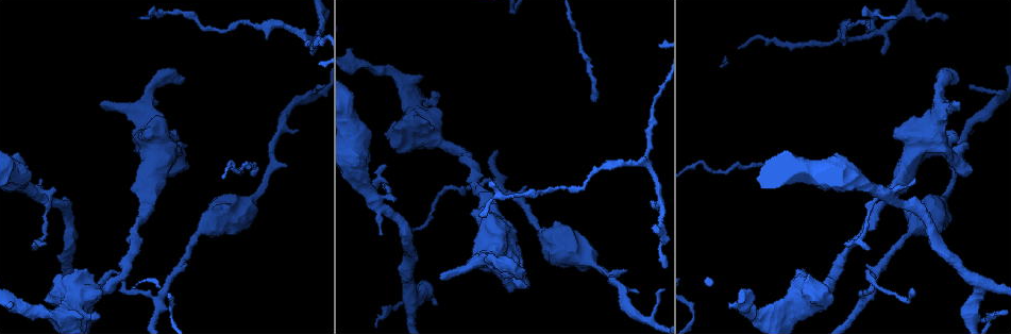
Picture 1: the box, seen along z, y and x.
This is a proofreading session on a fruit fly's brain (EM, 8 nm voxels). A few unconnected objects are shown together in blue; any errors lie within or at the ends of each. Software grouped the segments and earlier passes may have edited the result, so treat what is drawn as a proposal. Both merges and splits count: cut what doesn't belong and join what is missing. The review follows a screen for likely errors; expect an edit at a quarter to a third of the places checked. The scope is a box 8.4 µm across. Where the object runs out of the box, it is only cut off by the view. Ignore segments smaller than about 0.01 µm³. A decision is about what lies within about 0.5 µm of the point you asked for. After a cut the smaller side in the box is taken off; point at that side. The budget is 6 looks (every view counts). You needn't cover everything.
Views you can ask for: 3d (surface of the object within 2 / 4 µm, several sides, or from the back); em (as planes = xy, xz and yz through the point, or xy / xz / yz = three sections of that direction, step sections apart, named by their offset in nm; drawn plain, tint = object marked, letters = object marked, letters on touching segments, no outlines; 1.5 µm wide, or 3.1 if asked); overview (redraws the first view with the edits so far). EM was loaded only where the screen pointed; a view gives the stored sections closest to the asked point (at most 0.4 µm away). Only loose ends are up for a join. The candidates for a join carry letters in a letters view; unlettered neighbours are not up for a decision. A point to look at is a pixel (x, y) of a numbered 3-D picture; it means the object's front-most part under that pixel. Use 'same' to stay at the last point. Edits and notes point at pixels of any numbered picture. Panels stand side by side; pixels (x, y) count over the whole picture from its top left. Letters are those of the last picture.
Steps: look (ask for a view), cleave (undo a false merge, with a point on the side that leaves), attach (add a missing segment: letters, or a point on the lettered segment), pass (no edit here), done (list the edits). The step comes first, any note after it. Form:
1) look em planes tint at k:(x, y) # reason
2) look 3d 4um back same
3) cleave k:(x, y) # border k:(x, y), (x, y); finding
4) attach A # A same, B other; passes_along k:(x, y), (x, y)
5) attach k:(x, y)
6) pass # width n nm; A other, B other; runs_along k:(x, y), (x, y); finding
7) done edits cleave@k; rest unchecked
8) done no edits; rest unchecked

look 3d 2um at 1:(178, 11) # abrupt turn

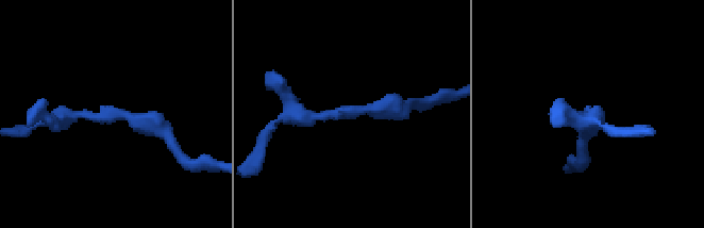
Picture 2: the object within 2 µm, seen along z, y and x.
look em planes tint at 2:(353, 106) # shape alone is not enough

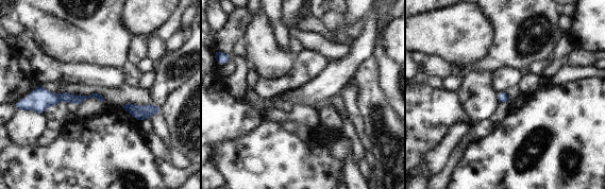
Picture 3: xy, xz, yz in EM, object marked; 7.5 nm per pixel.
look em planes letters same # what lies round it

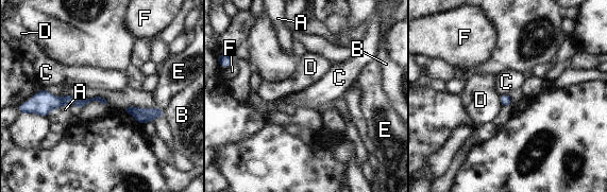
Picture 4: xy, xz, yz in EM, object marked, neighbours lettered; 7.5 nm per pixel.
pass # longest_contact A 100 nm; A other, B other, C other, D other, E other, F other; border 4:(499, 97), (502, 106); one cell here

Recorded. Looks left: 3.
look 3d 4um at 1:(34, 192)

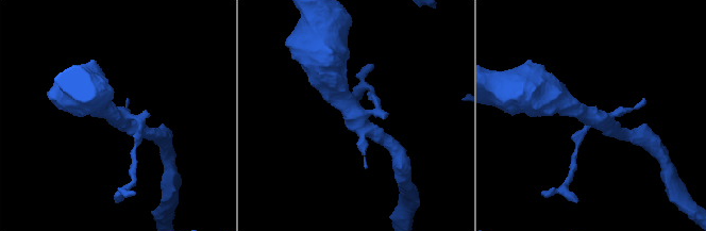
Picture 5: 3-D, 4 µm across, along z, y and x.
look em planes letters at 5:(592, 117) # need the tissue

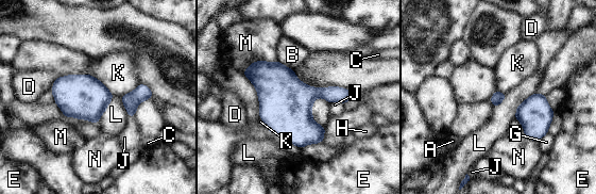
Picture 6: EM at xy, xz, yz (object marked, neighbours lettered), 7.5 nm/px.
pass # width 90 nm; A other, B other, C other, D other, E other, G other, H other, J other, K other, L other, M other, N other; border 6:(321, 96), (312, 119), (324, 127); continuous, no second cell

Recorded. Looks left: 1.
done no edits; rest unchecked

